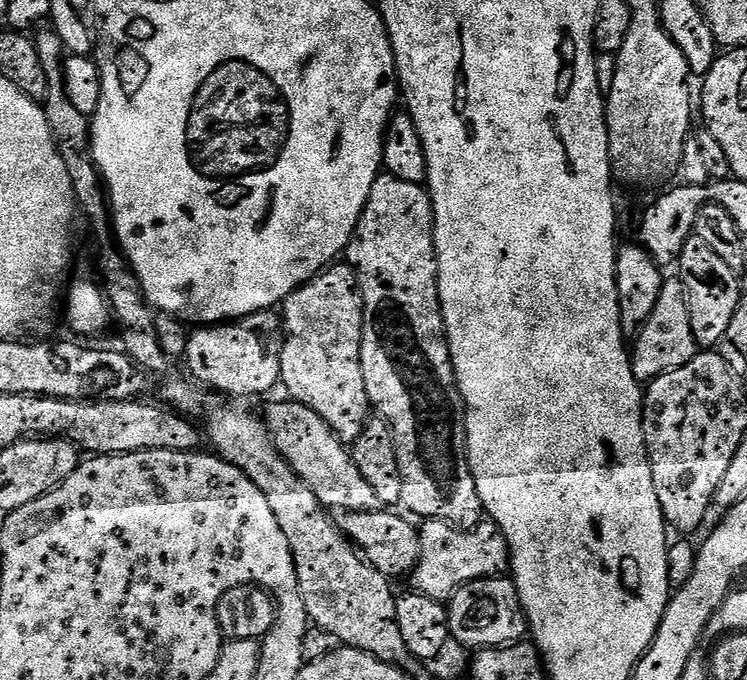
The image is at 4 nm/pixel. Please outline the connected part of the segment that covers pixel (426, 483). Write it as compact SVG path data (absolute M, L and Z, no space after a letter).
M381 174L376 177L370 190L370 198L360 215L360 221L352 240L346 249L347 263L356 271L356 282L364 298L364 329L362 330L362 346L360 361L362 362L362 378L366 382L368 403L375 415L387 422L394 434L396 453L398 454L398 470L402 470L402 498L400 504L408 507L413 517L420 516L424 520L441 520L453 524L455 528L476 528L485 519L486 513L478 498L478 486L474 482L474 474L468 461L468 435L464 429L464 399L460 396L460 387L456 384L456 371L452 365L452 355L448 349L448 332L444 329L444 315L440 309L440 279L436 265L436 243L434 242L434 226L436 218L432 215L432 197L427 187L414 182L402 182L402 178Z

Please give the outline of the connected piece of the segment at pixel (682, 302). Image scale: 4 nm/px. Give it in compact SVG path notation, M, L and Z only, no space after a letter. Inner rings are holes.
M678 278L665 279L662 290L658 294L658 306L654 306L654 314L646 318L640 331L635 333L630 344L632 369L634 378L641 382L657 380L670 370L678 370L695 358L698 345L694 338L694 330L690 330L690 310L686 302L684 284Z

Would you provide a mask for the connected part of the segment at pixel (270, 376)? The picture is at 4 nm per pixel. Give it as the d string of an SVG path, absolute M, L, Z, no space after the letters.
M276 310L255 312L222 324L200 326L188 338L187 371L195 383L225 397L260 396L280 384L285 339L284 321Z

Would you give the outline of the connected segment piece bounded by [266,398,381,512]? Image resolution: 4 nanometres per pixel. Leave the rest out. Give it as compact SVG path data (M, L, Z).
M291 398L285 401L285 404L269 406L266 423L276 448L286 458L286 462L290 462L294 474L298 474L298 478L306 482L310 490L314 490L318 502L322 502L329 510L377 511L381 507L378 494L374 494L374 489L366 482L366 478L362 478L358 466L354 466L351 447L340 440L338 434L334 434L322 414L314 414L310 406L297 404Z

